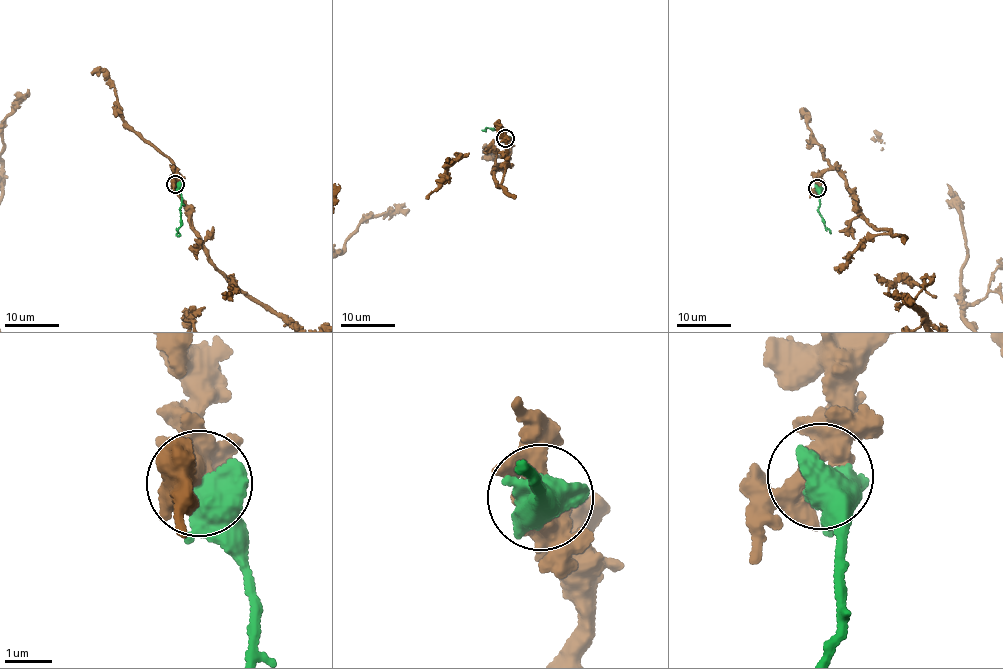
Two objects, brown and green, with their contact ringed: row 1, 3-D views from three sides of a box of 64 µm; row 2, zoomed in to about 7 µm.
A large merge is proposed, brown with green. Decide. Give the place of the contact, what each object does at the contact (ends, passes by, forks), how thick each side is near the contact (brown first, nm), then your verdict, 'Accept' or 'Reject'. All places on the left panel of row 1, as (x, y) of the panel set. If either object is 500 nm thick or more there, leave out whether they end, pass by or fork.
Place: (175, 184). Thickness 440 nm (brown) against 550 nm. Reject

